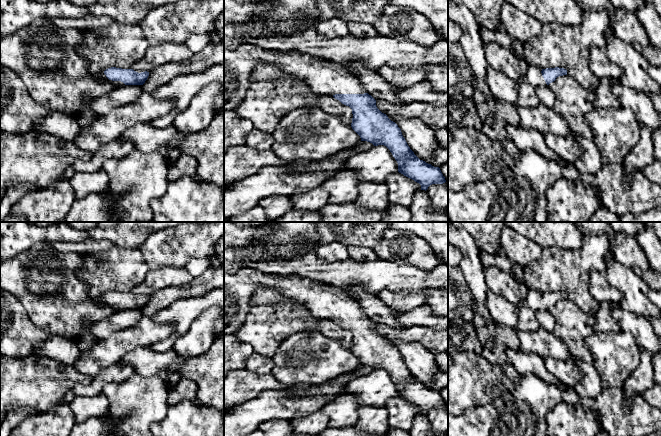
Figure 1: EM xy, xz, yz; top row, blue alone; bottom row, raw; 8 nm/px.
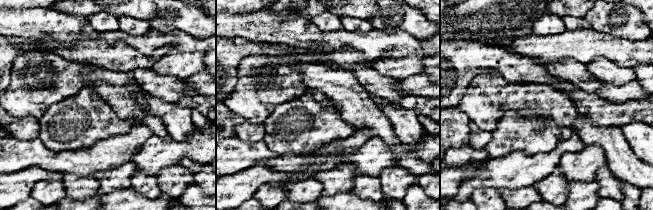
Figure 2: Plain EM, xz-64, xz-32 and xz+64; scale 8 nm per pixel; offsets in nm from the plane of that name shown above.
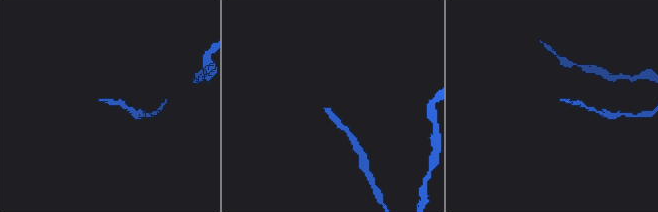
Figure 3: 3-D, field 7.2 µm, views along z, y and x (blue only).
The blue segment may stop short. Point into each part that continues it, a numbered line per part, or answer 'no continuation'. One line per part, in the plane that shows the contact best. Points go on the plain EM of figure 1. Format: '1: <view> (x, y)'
1: xz (239, 285)

